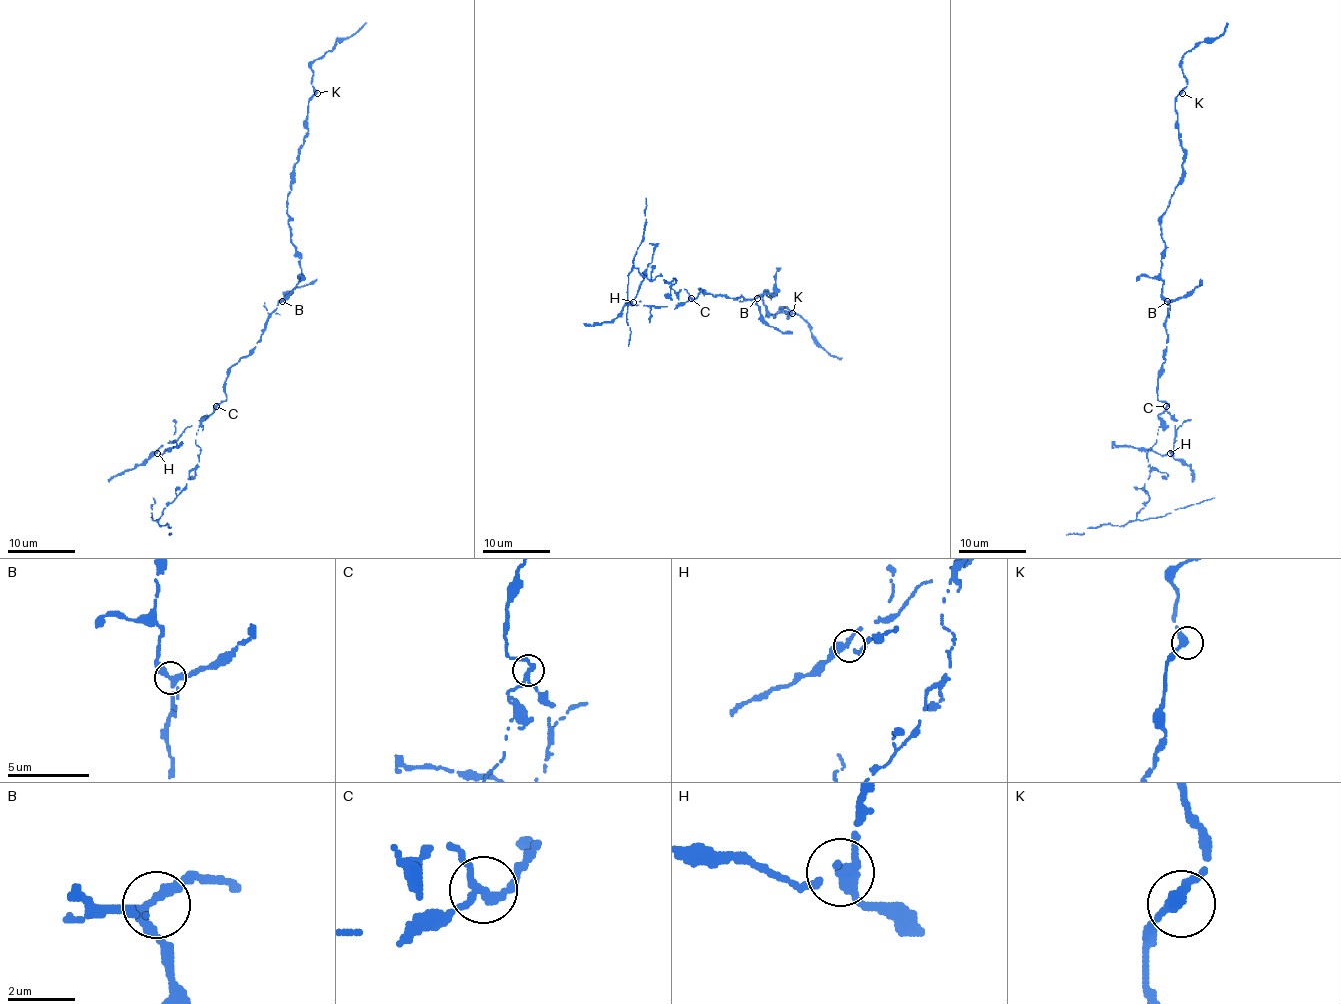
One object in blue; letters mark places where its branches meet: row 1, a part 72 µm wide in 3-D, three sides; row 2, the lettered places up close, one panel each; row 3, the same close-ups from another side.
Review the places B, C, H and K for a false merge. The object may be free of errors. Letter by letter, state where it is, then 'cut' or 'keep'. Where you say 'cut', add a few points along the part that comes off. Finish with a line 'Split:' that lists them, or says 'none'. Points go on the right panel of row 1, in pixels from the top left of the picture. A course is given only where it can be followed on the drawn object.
B: (1167, 301) | keep
C: (1166, 406) | cut | (1167, 405), (1158, 416), (1157, 441), (1147, 453), (1148, 501), (1136, 518), (1147, 520), (1214, 498)
H: (1170, 453) | keep
K: (1182, 93) | keep
Split: C

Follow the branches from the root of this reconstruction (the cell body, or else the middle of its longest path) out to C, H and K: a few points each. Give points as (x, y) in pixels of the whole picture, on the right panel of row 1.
C: (1167, 310), (1167, 352), (1157, 382), (1157, 397), (1167, 405)
H: (1167, 310), (1167, 352), (1157, 382), (1157, 397), (1167, 404), (1167, 410), (1175, 421), (1173, 451), (1170, 453)
K: (1167, 310), (1160, 276), (1165, 249), (1160, 215), (1182, 175), (1184, 148), (1175, 110), (1175, 98), (1182, 93)

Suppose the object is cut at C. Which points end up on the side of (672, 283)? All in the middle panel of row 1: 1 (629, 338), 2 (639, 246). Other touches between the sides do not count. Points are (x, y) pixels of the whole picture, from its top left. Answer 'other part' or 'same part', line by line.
1: same part
2: same part

